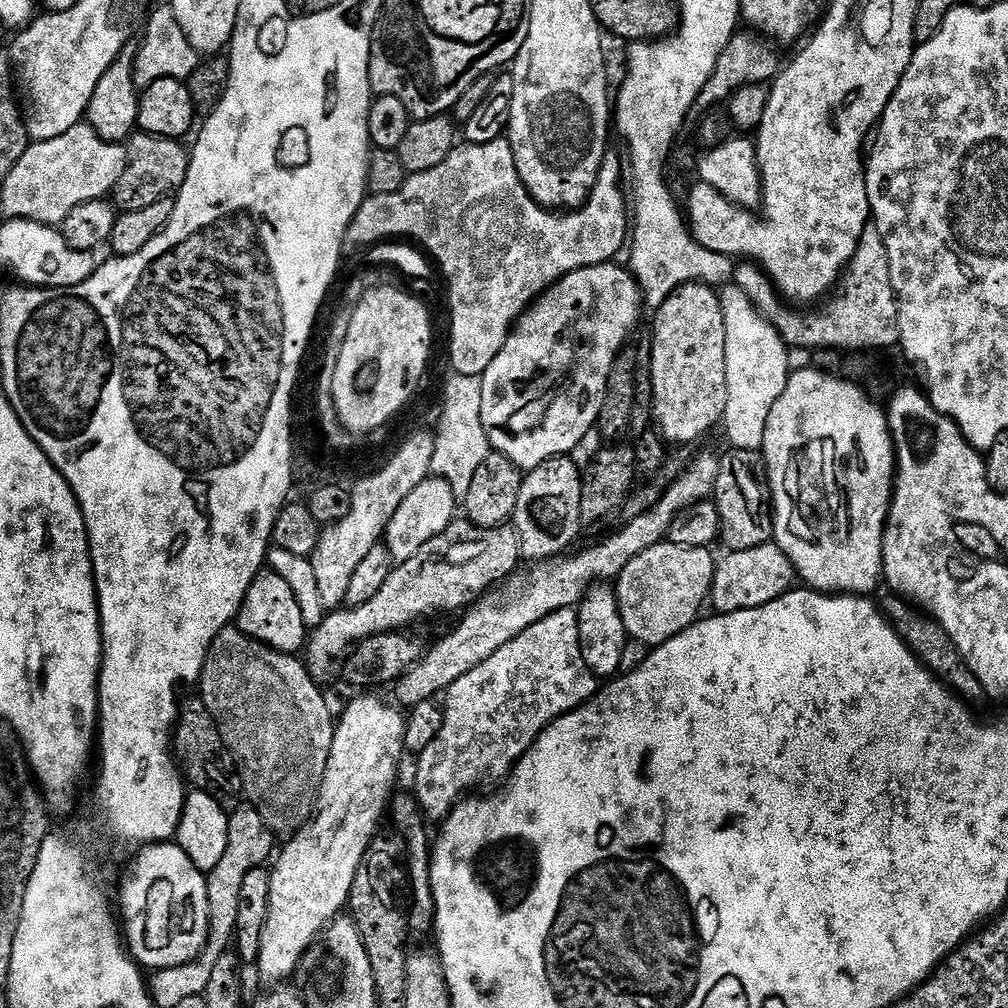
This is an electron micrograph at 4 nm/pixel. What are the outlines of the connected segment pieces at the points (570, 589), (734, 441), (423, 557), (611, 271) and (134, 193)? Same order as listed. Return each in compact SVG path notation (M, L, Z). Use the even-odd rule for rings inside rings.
M702 453L668 490L666 488L663 491L656 505L648 512L629 519L625 528L614 533L609 540L594 545L578 556L569 555L545 567L548 568L545 572L534 573L528 584L522 585L513 596L496 596L493 600L484 598L475 606L469 607L461 615L465 616L461 618L459 626L442 641L430 646L419 662L397 680L394 686L398 700L396 702L410 710L420 702L435 699L439 694L445 693L458 678L462 678L463 674L470 674L474 666L482 666L486 658L491 658L497 650L502 650L506 642L518 638L522 630L530 630L534 622L542 622L542 618L558 610L576 608L598 582L615 581L622 574L622 570L626 570L630 561L642 554L642 550L650 550L650 546L665 543L670 526L678 513L709 499L715 493L719 469L720 456L717 453Z
M736 283L719 291L726 331L727 402L723 428L735 451L759 451L764 444L767 419L782 396L792 373L791 351L775 324Z
M464 518L453 520L451 526L442 530L442 534L438 534L438 538L430 538L430 542L426 542L426 546L422 546L422 550L418 550L414 558L396 564L378 594L375 594L370 602L357 608L344 606L339 610L329 611L324 621L317 628L311 629L310 639L306 644L308 671L317 682L324 682L327 676L336 676L345 657L371 636L407 629L407 624L414 623L419 616L452 612L455 608L467 609L484 594L481 592L508 577L521 560L520 540L517 538L515 527L505 524L494 528L480 528Z
M609 262L599 264L593 268L583 268L577 272L572 272L569 276L563 276L560 281L553 284L513 324L512 332L506 338L498 358L494 358L494 362L490 362L490 366L486 369L483 376L479 377L482 382L482 426L486 430L486 438L491 451L501 452L514 466L521 470L531 470L542 466L542 462L546 462L555 456L569 455L578 442L585 437L586 432L590 431L591 428L597 427L600 411L602 410L602 402L606 398L606 386L610 378L610 370L617 358L620 357L621 352L624 351L626 345L631 341L628 339L631 338L632 331L635 330L636 323L640 320L640 308L642 309L642 293L639 284L636 283L636 277L632 275L627 267L619 268L618 265L619 263Z
M147 134L133 135L127 141L128 161L114 189L114 203L120 212L143 210L145 206L154 206L154 202L179 192L188 173L190 155L189 149L182 145L180 140Z

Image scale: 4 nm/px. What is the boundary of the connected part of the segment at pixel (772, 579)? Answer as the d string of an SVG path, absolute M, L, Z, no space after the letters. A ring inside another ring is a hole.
M774 542L751 550L731 551L728 556L717 565L710 593L711 607L714 606L713 611L719 615L768 605L791 591L795 585L796 568Z

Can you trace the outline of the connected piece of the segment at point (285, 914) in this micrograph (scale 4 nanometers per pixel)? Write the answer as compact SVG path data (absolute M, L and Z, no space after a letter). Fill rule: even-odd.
M360 694L357 700L352 700L348 704L348 709L344 713L339 713L338 723L336 726L336 733L334 734L334 742L332 743L332 749L330 750L330 762L326 766L326 778L324 779L324 785L320 791L320 802L316 805L316 815L309 820L308 825L301 828L299 832L295 833L291 837L292 840L284 849L279 849L278 855L275 857L274 865L271 869L272 882L270 884L270 910L268 911L268 917L266 918L266 930L262 930L262 946L260 947L260 959L258 961L258 969L260 968L260 976L268 983L268 986L280 986L288 980L297 975L300 960L305 956L320 939L321 934L324 933L324 929L336 919L337 916L341 915L349 907L352 899L352 887L354 886L354 878L358 874L360 869L360 863L364 861L364 855L372 841L376 839L378 835L378 829L376 827L380 824L380 819L385 819L386 809L390 804L390 797L393 795L394 789L397 787L396 775L400 772L400 759L406 756L406 749L404 747L404 735L406 734L406 716L399 707L387 704L380 696L364 696L368 694Z

